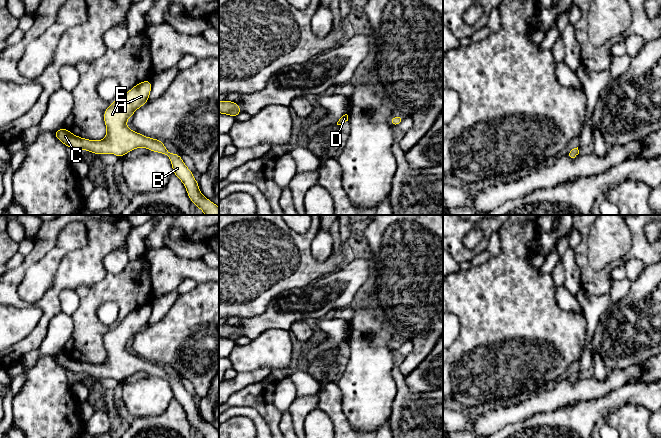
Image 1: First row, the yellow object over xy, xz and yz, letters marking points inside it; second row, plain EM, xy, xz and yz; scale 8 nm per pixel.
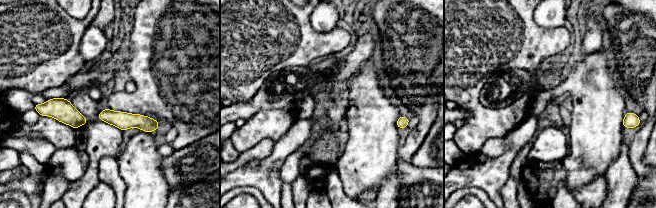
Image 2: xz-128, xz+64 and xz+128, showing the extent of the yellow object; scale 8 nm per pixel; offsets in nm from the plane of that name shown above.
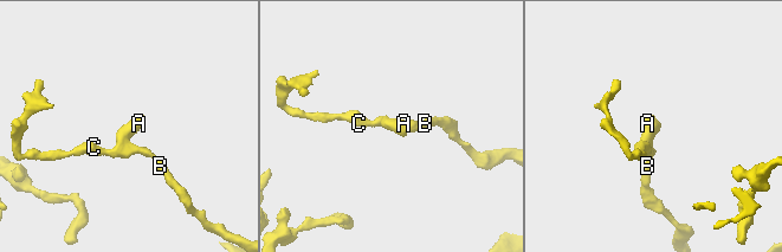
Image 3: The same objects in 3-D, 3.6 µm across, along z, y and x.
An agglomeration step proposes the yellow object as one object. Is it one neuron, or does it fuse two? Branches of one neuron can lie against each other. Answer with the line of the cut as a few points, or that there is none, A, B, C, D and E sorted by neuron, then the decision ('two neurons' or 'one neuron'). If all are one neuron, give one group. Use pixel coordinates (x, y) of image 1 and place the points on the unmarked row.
no cut; A B C D E; one neuron

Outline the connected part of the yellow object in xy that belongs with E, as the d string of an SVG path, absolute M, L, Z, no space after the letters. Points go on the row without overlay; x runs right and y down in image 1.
M146 304L111 327L104 336L107 357L103 364L94 365L80 362L65 351L57 354L54 358L67 372L83 373L94 378L113 377L118 381L123 381L131 374L144 371L167 379L170 382L174 399L183 406L193 428L199 431L204 438L219 438L219 431L202 419L193 397L184 388L179 378L170 377L162 365L143 360L130 354L126 349L126 345L133 337L149 324L150 316L151 305Z

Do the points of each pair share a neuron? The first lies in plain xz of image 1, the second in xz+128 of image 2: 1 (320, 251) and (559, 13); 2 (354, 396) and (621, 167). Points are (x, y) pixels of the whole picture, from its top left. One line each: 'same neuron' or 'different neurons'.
1: same neuron
2: different neurons

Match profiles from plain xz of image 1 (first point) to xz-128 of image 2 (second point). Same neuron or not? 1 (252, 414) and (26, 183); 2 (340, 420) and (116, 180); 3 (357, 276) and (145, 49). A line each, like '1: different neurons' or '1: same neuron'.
1: different neurons
2: same neuron
3: different neurons

